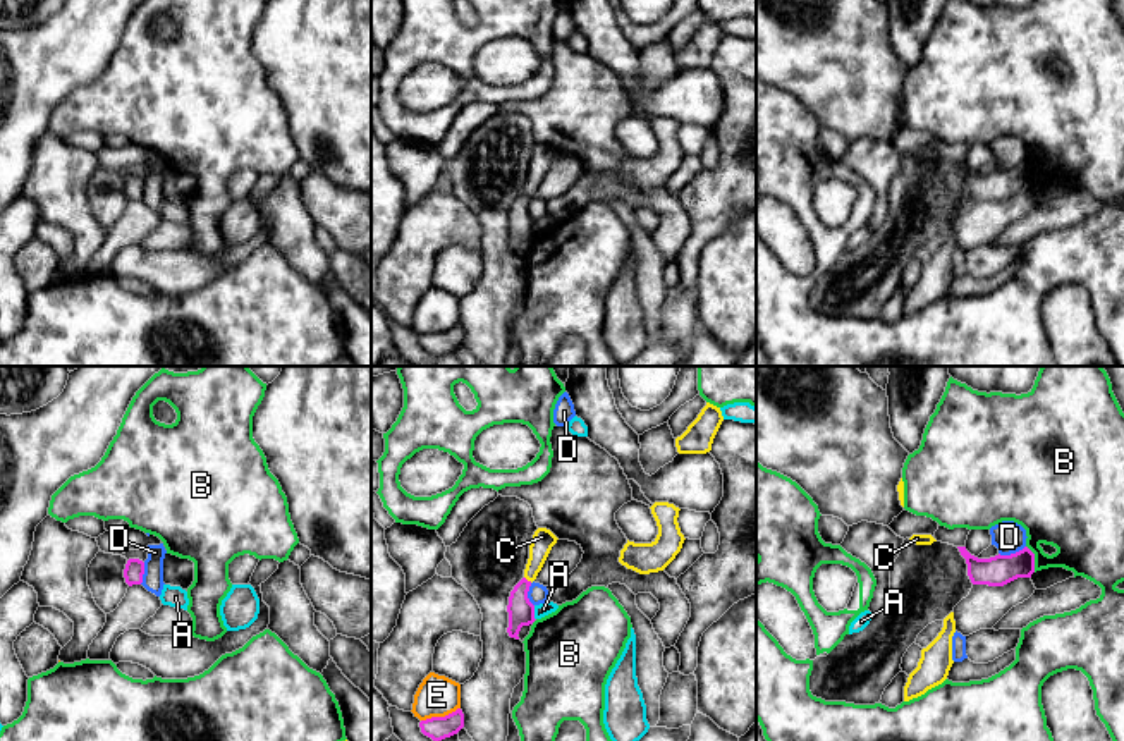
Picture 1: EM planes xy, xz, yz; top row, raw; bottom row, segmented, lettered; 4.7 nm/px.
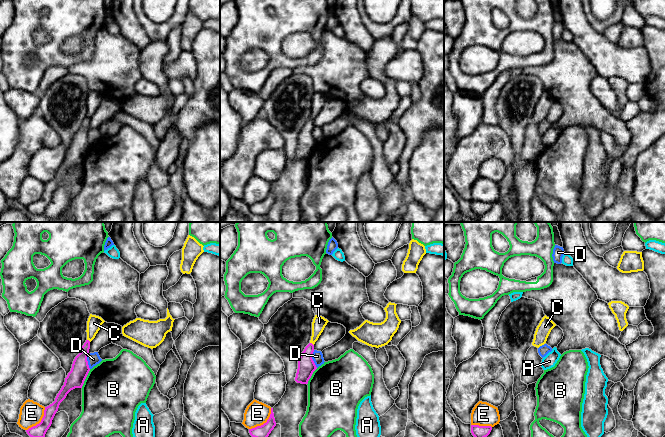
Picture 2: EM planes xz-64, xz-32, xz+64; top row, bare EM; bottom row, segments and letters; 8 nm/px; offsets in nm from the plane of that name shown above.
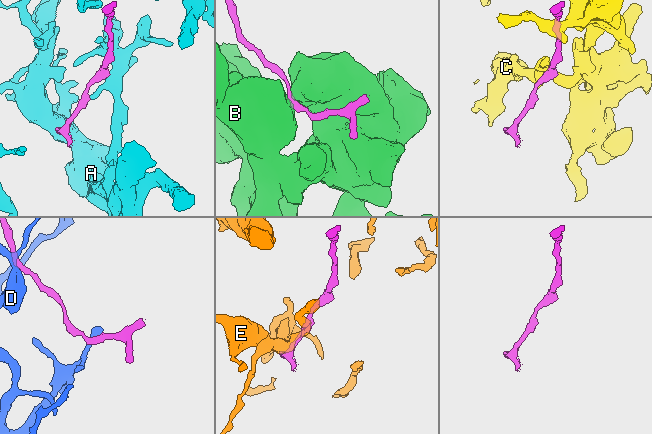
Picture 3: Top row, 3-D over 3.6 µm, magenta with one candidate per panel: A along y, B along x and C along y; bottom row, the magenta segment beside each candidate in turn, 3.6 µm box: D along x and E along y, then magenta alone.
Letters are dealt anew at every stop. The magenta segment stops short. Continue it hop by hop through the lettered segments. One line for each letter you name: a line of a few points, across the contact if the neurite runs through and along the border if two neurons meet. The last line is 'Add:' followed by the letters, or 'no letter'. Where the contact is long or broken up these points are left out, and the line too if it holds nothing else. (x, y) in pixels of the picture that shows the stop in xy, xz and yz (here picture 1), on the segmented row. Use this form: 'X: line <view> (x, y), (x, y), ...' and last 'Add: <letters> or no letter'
Add: no letter

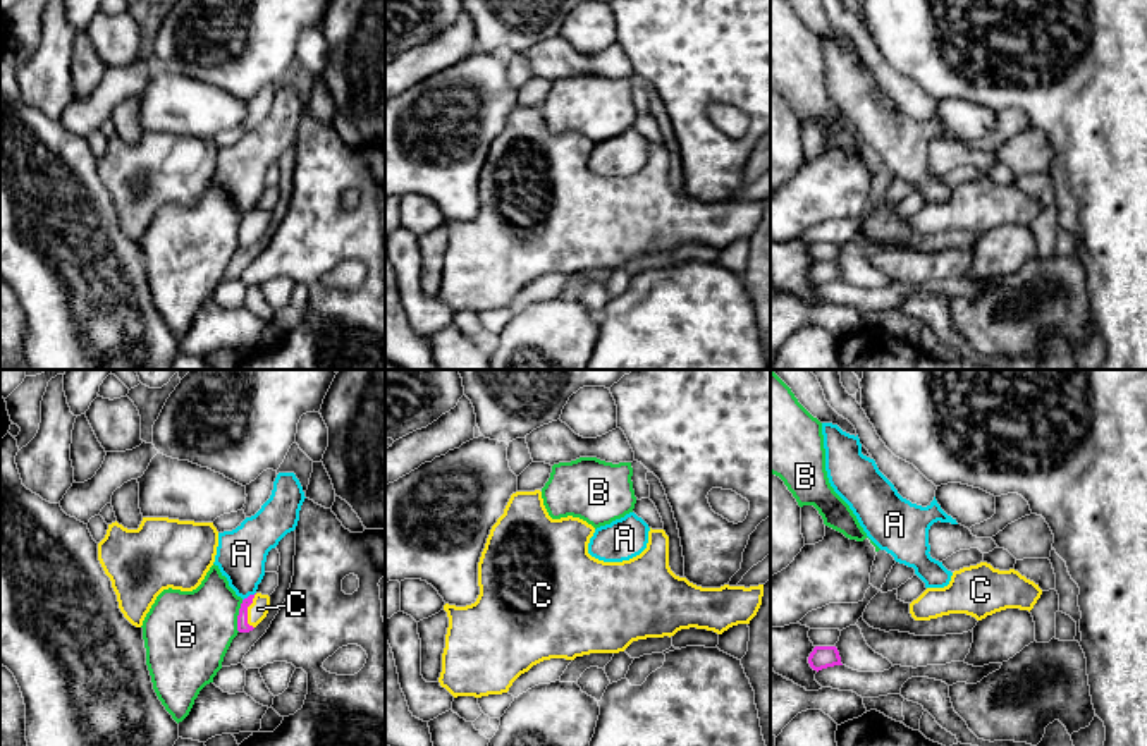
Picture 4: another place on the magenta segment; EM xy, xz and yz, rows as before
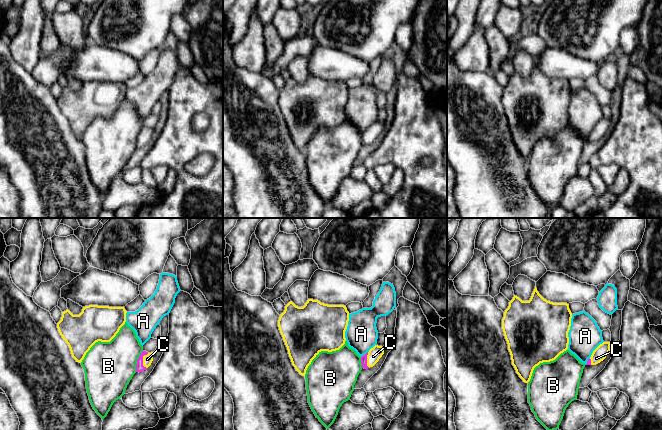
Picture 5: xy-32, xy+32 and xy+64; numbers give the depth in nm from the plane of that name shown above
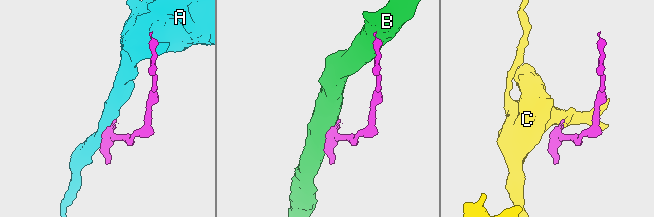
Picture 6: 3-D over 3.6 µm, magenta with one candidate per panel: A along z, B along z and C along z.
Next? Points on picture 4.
C: line xy (243, 626), (246, 623), (246, 611), (258, 609)
Add: C

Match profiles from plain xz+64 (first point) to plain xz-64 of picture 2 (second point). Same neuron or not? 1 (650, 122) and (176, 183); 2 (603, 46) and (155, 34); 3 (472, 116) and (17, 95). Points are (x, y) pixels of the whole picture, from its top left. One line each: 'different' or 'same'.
1: same
2: different
3: same

